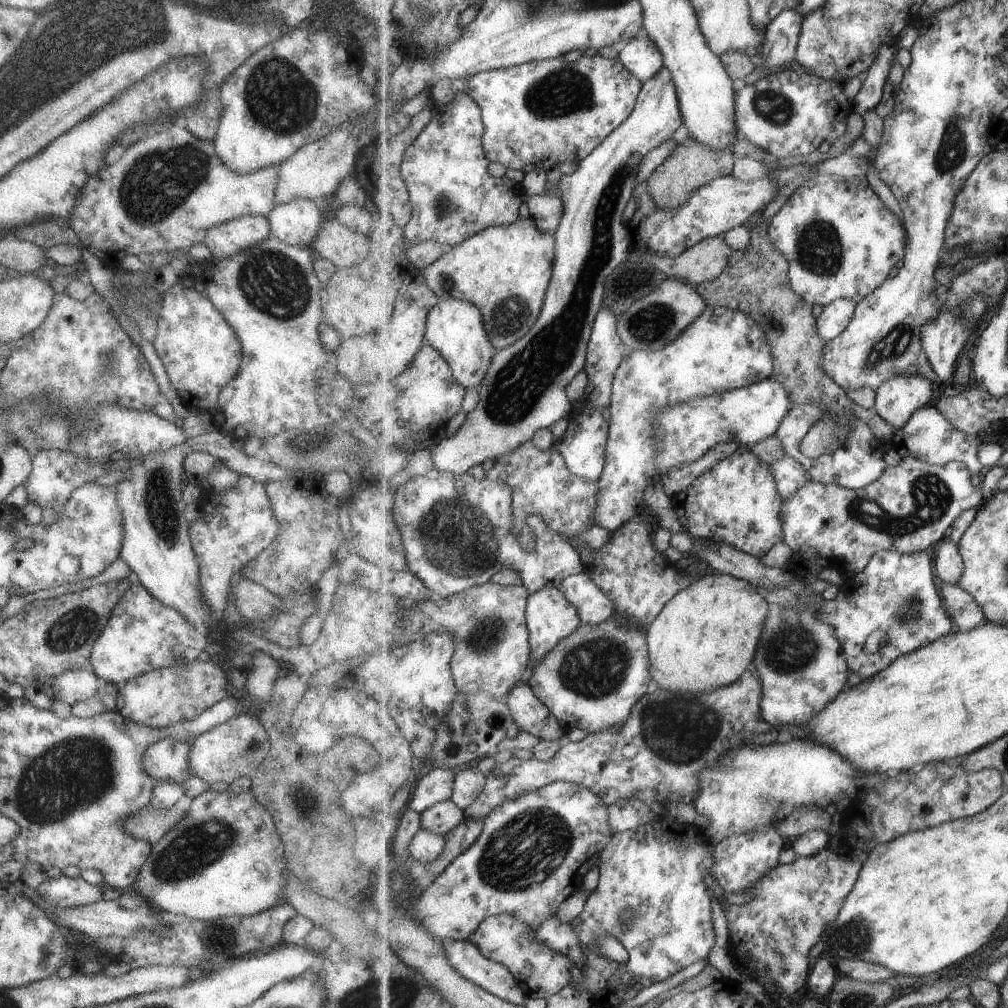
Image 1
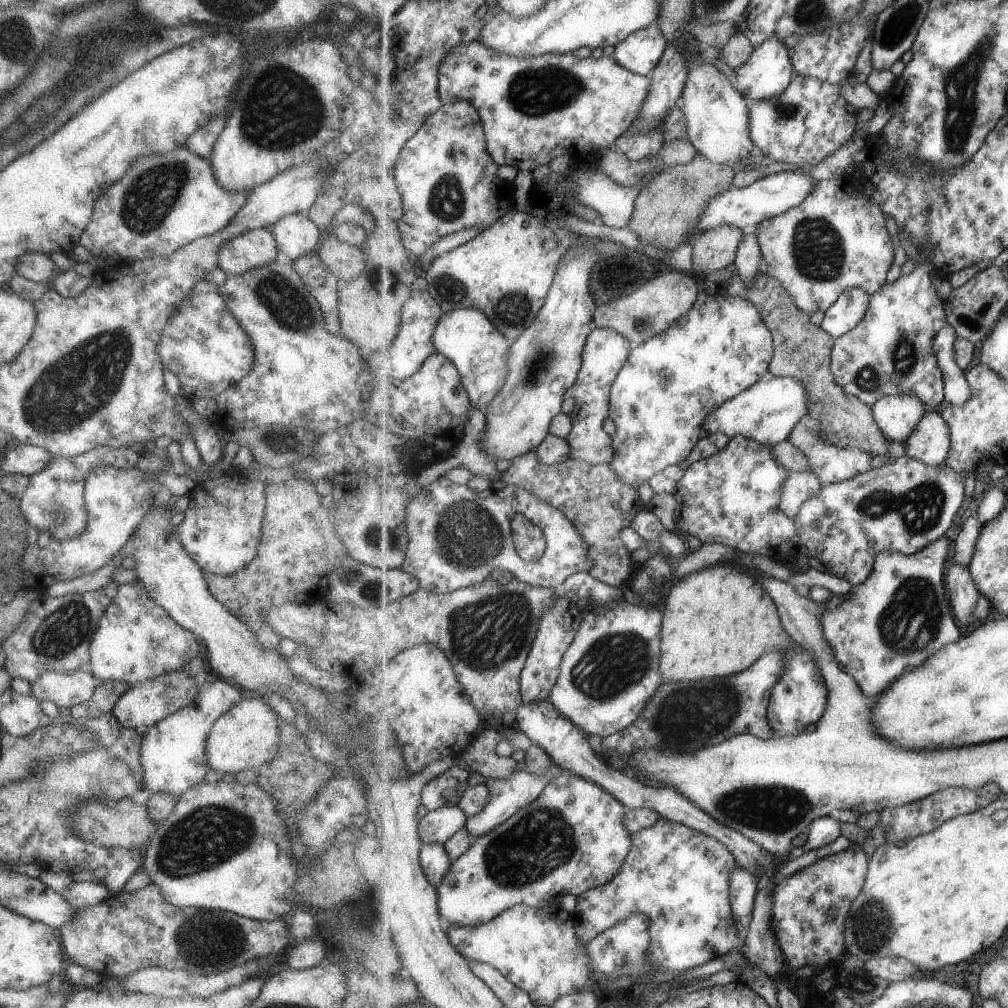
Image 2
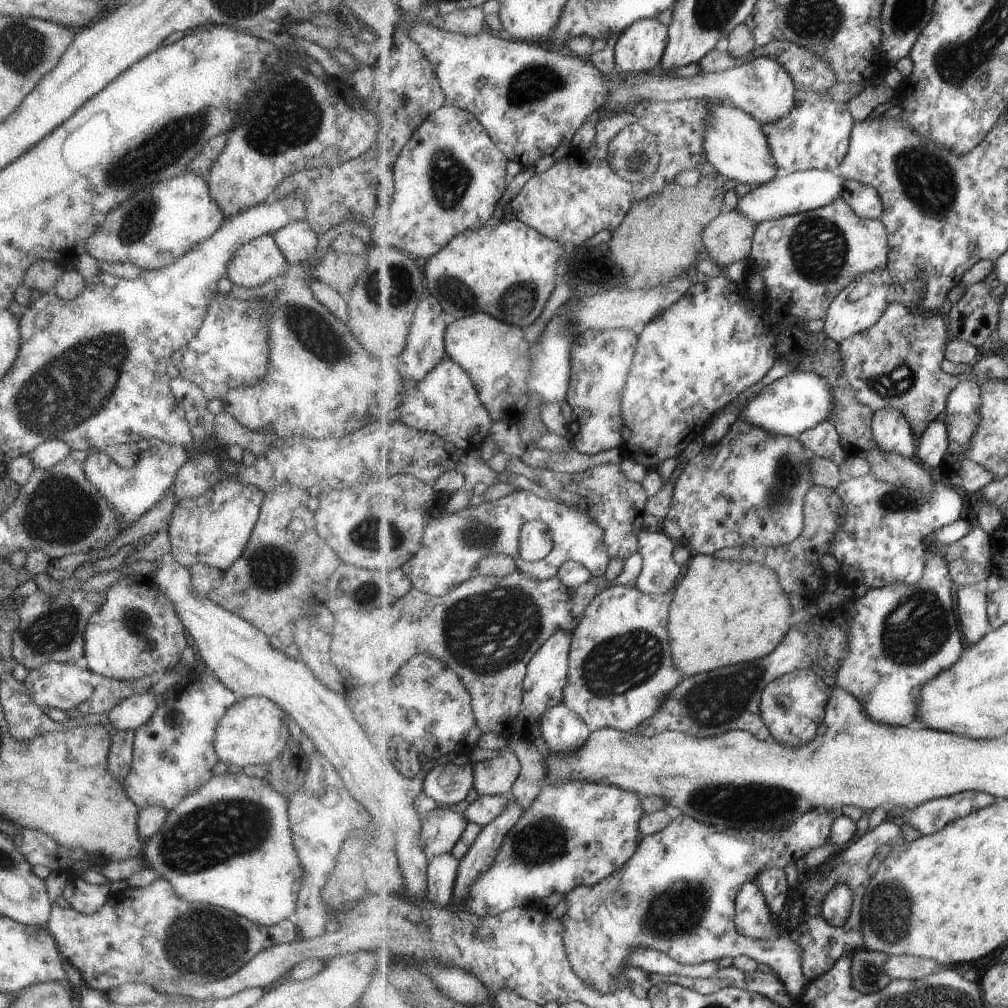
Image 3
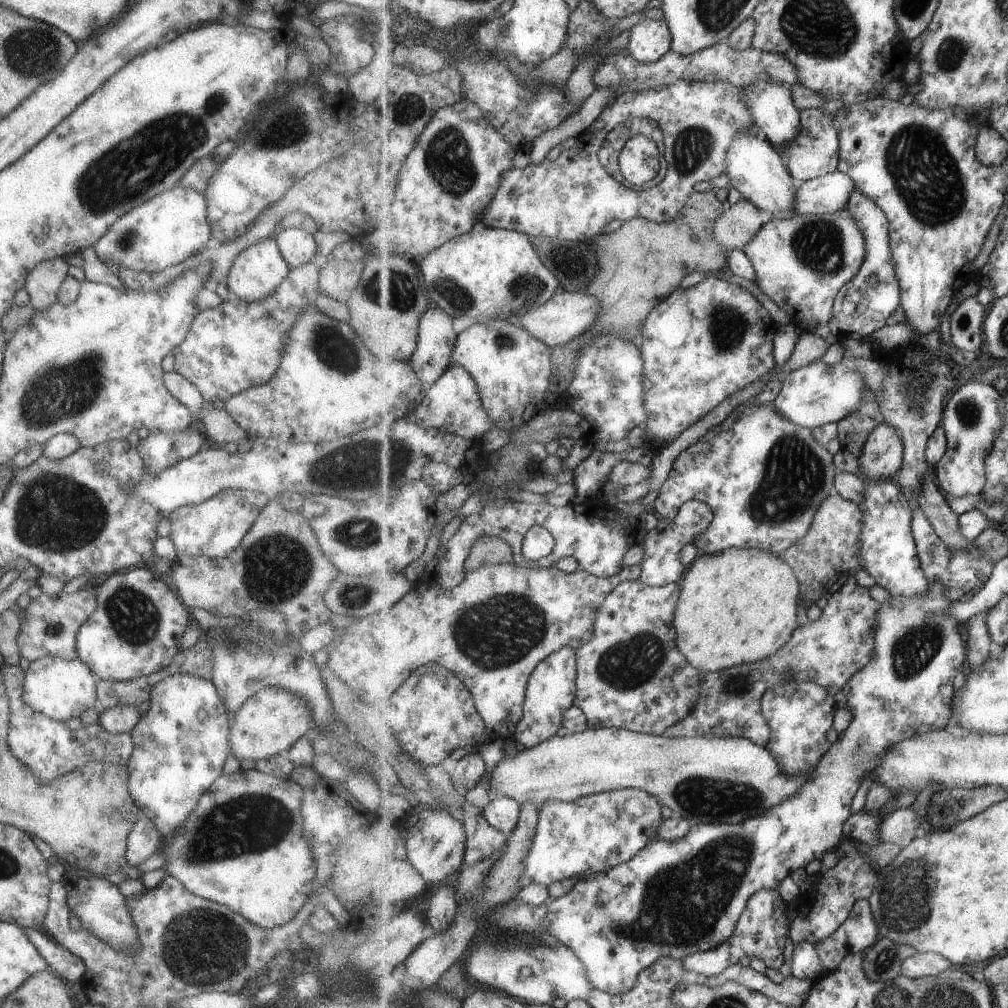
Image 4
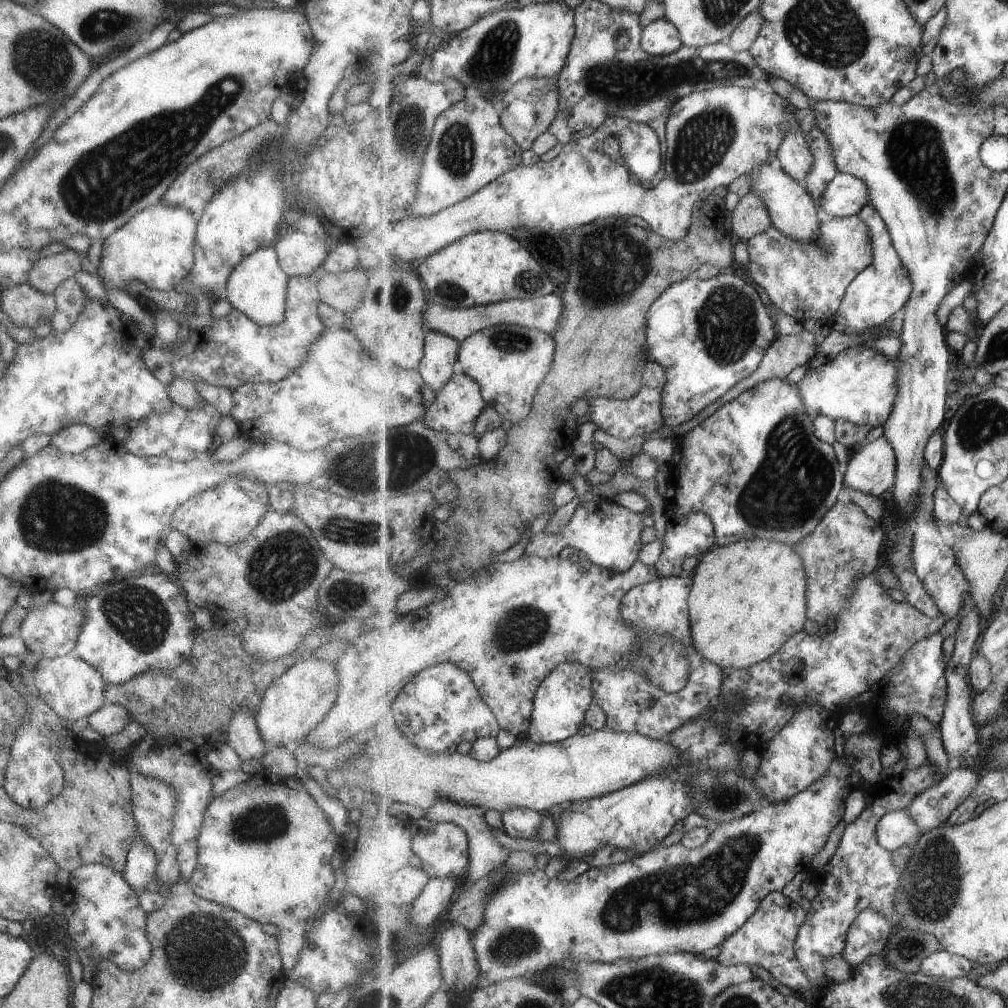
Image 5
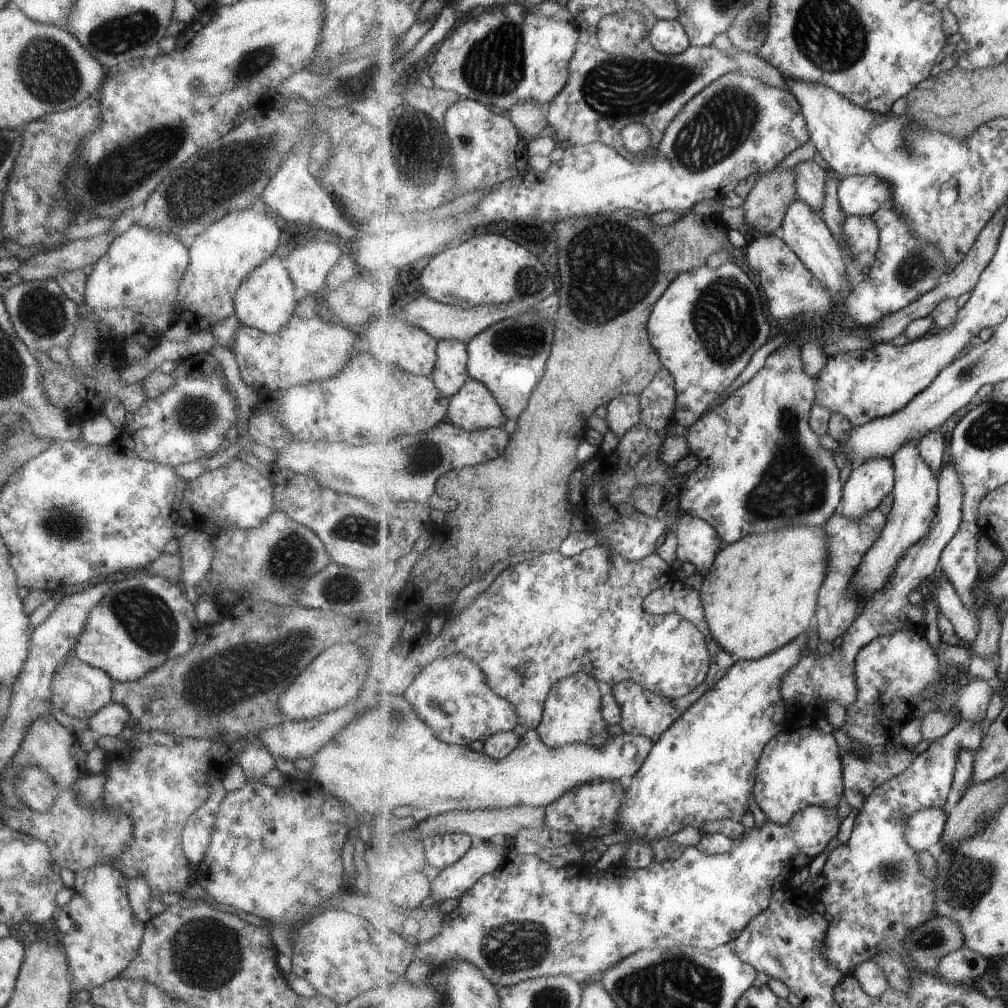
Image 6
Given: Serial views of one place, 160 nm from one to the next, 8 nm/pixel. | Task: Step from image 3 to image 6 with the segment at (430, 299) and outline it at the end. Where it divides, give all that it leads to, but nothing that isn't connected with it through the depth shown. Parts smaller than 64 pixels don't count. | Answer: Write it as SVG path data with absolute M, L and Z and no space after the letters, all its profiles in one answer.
M456 339L437 342L437 363L433 372L433 382L447 398L455 396L469 380L467 343Z

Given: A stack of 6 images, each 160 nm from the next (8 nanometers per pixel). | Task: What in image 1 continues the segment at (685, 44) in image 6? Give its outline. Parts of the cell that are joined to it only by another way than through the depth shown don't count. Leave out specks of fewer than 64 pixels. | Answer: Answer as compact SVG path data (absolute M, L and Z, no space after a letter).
M649 36L631 39L617 58L645 83L665 67L664 54Z

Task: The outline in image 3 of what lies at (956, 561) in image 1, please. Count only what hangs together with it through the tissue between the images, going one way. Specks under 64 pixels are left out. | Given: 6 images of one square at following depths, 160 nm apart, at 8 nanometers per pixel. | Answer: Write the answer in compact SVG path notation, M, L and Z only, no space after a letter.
M985 586L957 589L957 612L967 646L977 644L993 630L988 617L988 594Z

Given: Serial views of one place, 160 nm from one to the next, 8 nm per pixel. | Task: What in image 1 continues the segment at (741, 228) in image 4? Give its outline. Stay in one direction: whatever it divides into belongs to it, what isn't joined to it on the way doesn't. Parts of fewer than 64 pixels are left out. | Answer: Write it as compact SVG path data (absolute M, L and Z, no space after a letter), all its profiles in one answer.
M725 235L701 241L676 257L649 256L647 262L665 272L667 278L677 278L697 287L713 280L728 267L735 251Z

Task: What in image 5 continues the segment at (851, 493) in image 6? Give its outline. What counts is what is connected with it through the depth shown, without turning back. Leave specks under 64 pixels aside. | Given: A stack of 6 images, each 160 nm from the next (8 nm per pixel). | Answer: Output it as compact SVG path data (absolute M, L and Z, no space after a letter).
M882 436L863 446L850 458L844 474L845 487L881 497L894 487L896 470L894 446Z

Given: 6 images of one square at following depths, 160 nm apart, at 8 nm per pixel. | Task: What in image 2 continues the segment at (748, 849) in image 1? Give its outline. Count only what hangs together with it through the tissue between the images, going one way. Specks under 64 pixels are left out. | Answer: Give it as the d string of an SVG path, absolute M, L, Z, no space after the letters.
M741 866L732 871L732 876L730 877L732 911L742 924L746 924L751 920L756 907L758 884L758 877L741 868Z

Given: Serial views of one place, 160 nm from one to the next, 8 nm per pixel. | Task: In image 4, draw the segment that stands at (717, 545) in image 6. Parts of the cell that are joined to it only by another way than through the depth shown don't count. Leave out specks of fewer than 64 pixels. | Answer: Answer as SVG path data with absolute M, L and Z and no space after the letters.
M689 501L680 508L674 519L662 518L659 520L657 526L648 531L644 538L645 557L641 562L642 575L640 579L653 587L679 582L687 570L687 565L683 564L679 558L679 552L687 544L695 546L696 540L711 526L713 519L714 512L708 504Z

